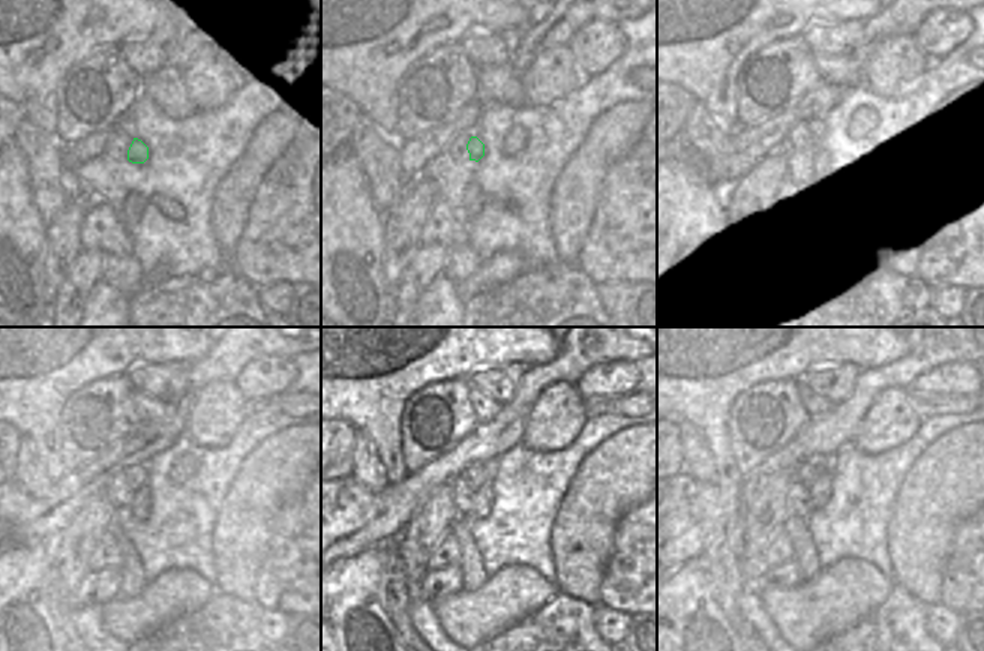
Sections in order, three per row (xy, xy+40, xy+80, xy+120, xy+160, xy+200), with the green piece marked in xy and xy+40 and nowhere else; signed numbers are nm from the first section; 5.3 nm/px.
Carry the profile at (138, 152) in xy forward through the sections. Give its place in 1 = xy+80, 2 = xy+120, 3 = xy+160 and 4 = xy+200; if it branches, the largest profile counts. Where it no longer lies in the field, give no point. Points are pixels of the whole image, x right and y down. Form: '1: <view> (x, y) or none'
1: xy+80 (803, 135)
2: xy+120 (137, 476)
3: xy+160 (473, 476)
4: xy+200 (806, 474)

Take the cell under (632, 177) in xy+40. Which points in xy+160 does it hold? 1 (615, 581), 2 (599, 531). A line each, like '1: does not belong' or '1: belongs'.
1: belongs
2: does not belong

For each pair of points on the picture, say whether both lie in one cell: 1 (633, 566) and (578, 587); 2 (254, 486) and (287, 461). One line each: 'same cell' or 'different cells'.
1: different cells
2: same cell

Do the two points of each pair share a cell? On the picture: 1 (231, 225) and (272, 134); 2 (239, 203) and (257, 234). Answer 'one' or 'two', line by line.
1: one
2: two

